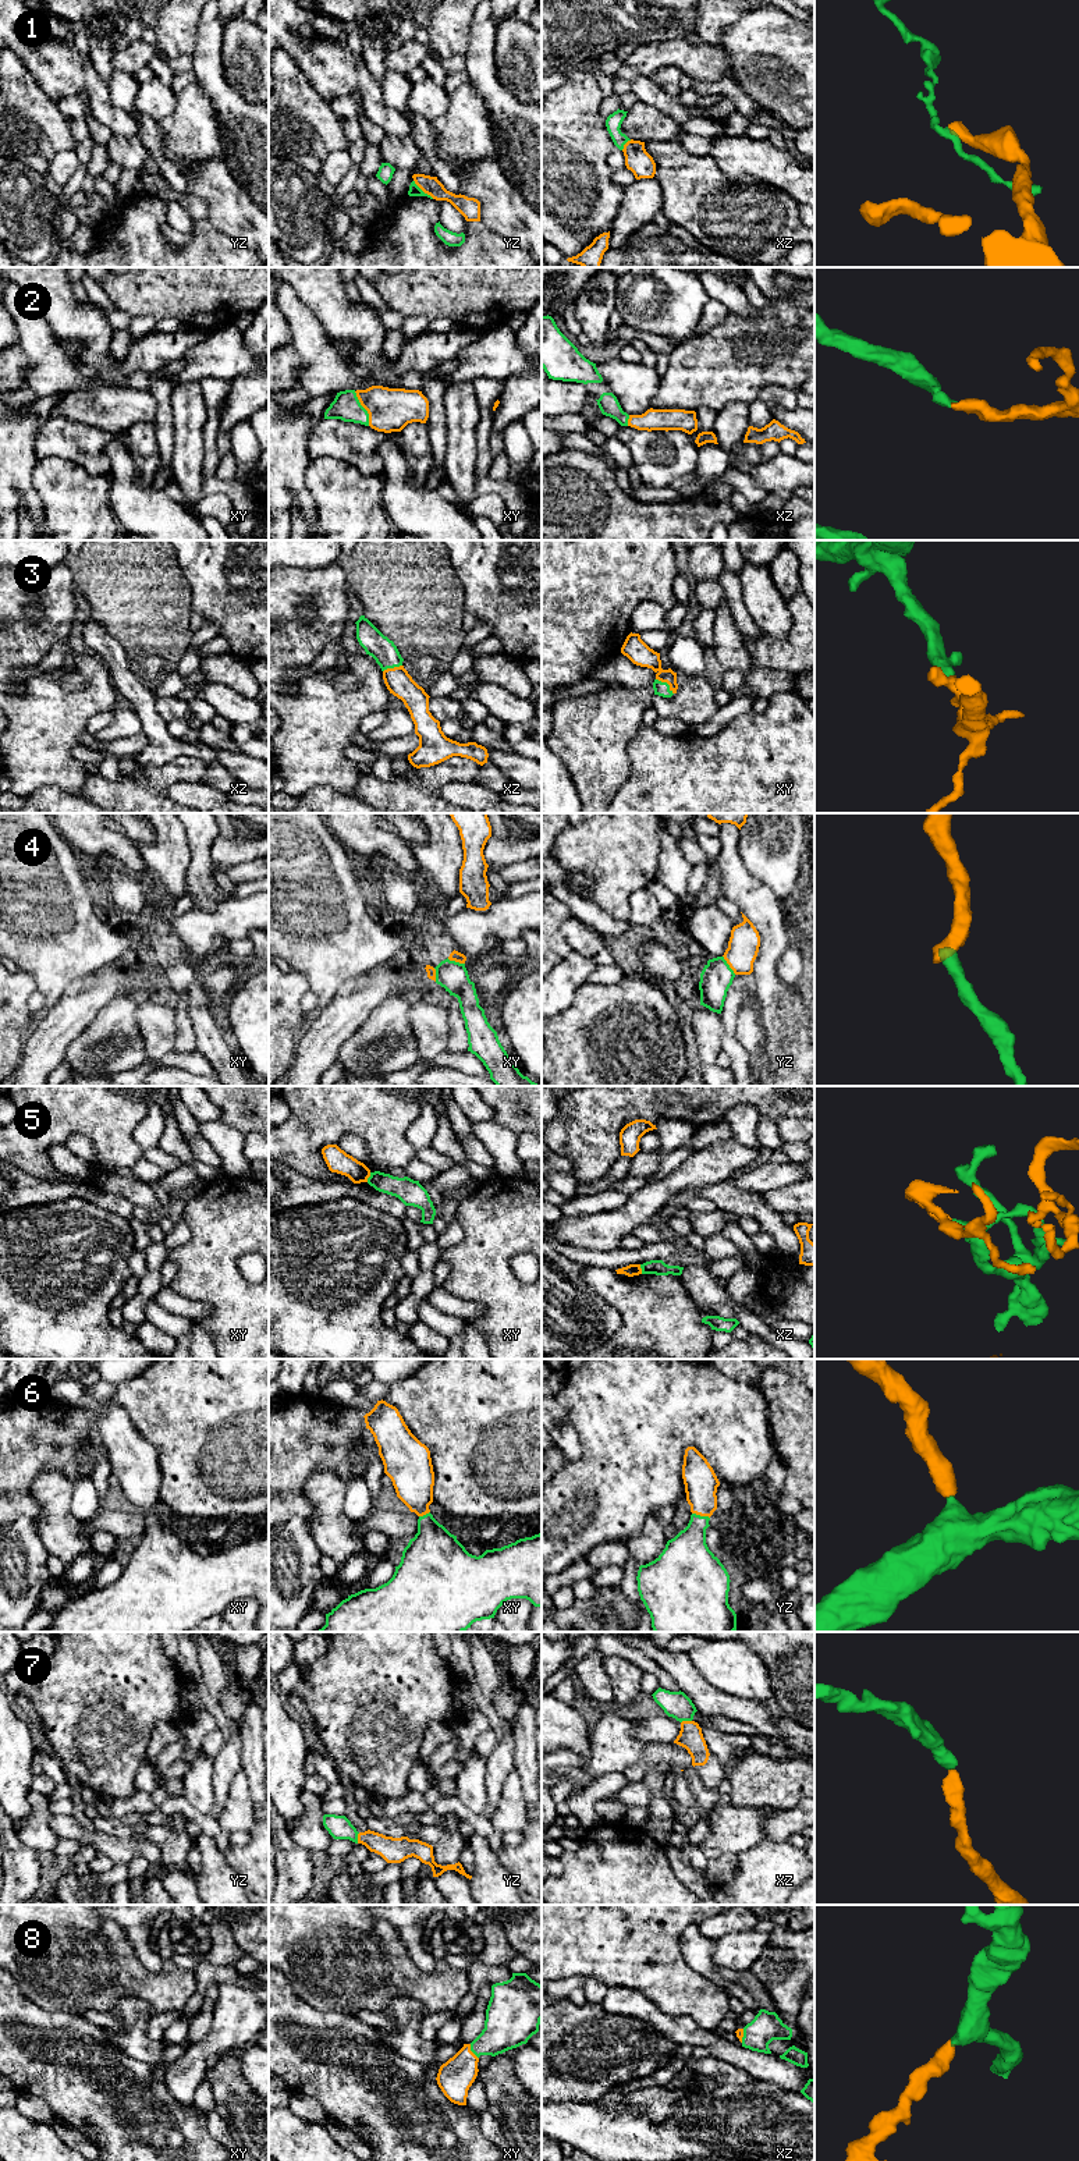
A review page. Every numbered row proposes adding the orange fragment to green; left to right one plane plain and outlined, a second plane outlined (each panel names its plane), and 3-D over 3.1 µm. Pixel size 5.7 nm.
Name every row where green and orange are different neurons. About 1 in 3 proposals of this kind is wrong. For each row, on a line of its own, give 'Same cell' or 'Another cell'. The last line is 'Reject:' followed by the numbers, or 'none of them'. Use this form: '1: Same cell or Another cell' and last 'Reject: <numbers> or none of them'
1: Same cell
2: Same cell
3: Same cell
4: Another cell
5: Another cell
6: Same cell
7: Same cell
8: Same cell
Reject: 4, 5

